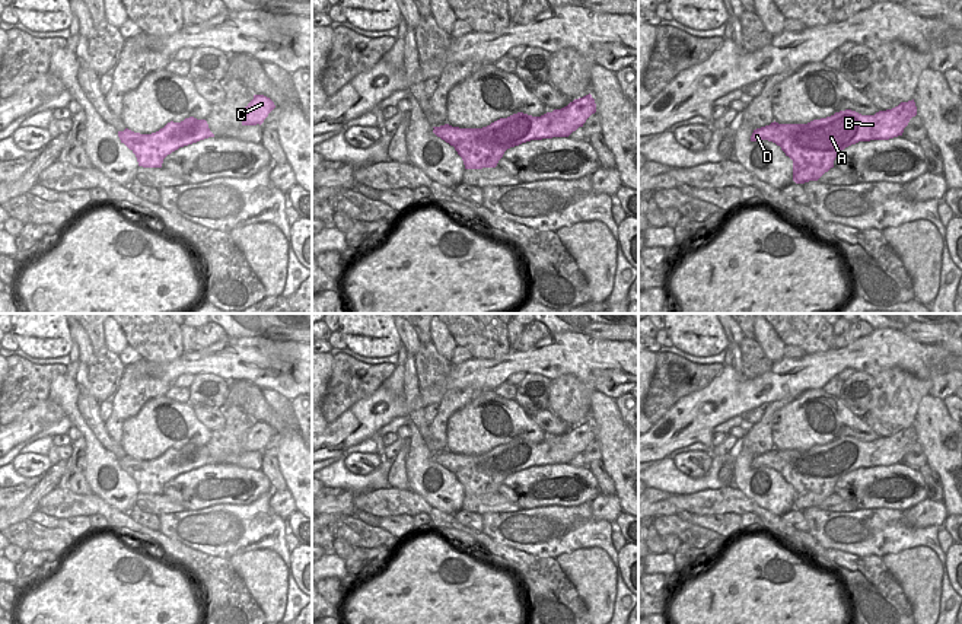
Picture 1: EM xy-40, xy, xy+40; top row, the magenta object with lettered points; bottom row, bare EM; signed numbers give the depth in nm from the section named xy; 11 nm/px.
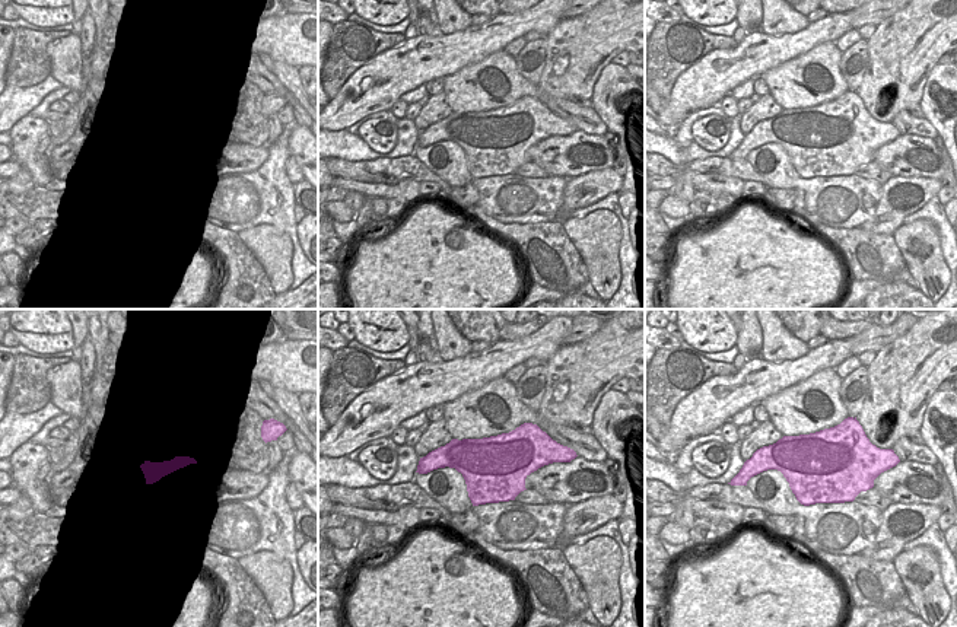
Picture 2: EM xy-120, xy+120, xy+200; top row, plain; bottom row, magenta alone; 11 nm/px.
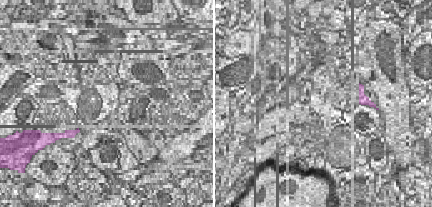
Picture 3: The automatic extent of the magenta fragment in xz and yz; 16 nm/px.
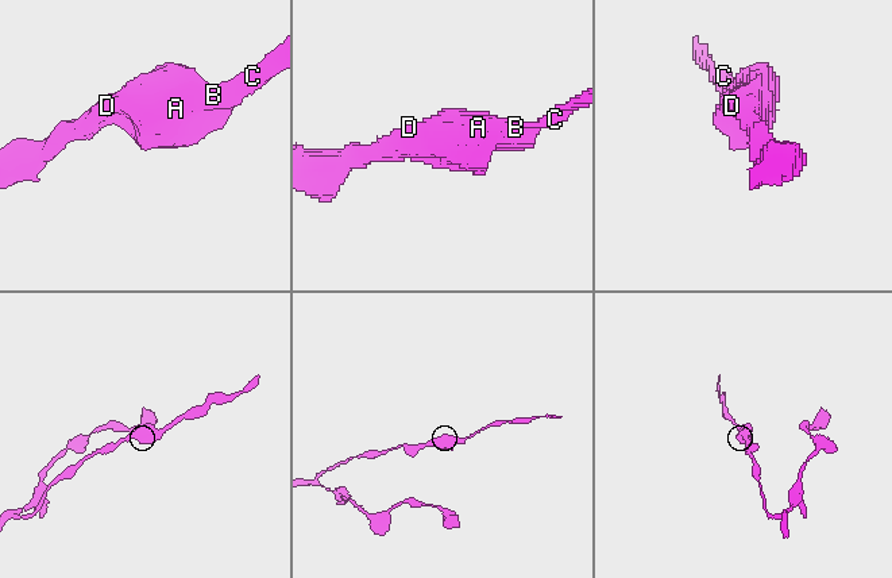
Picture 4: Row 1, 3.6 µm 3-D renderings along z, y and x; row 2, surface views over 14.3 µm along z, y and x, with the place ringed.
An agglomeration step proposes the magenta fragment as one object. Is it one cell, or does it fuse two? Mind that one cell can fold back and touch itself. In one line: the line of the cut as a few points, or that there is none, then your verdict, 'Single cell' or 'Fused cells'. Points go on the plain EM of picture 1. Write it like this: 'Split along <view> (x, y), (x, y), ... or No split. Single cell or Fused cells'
No split. Single cell.

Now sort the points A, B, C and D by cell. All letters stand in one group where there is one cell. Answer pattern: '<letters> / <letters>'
A B C D

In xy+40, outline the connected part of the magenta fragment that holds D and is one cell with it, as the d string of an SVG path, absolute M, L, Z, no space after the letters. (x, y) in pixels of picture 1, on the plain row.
M914 426L898 433L861 442L845 436L807 451L778 451L754 456L751 468L768 467L781 474L793 487L793 507L818 507L834 494L837 481L859 468L889 467L902 462L917 442Z

